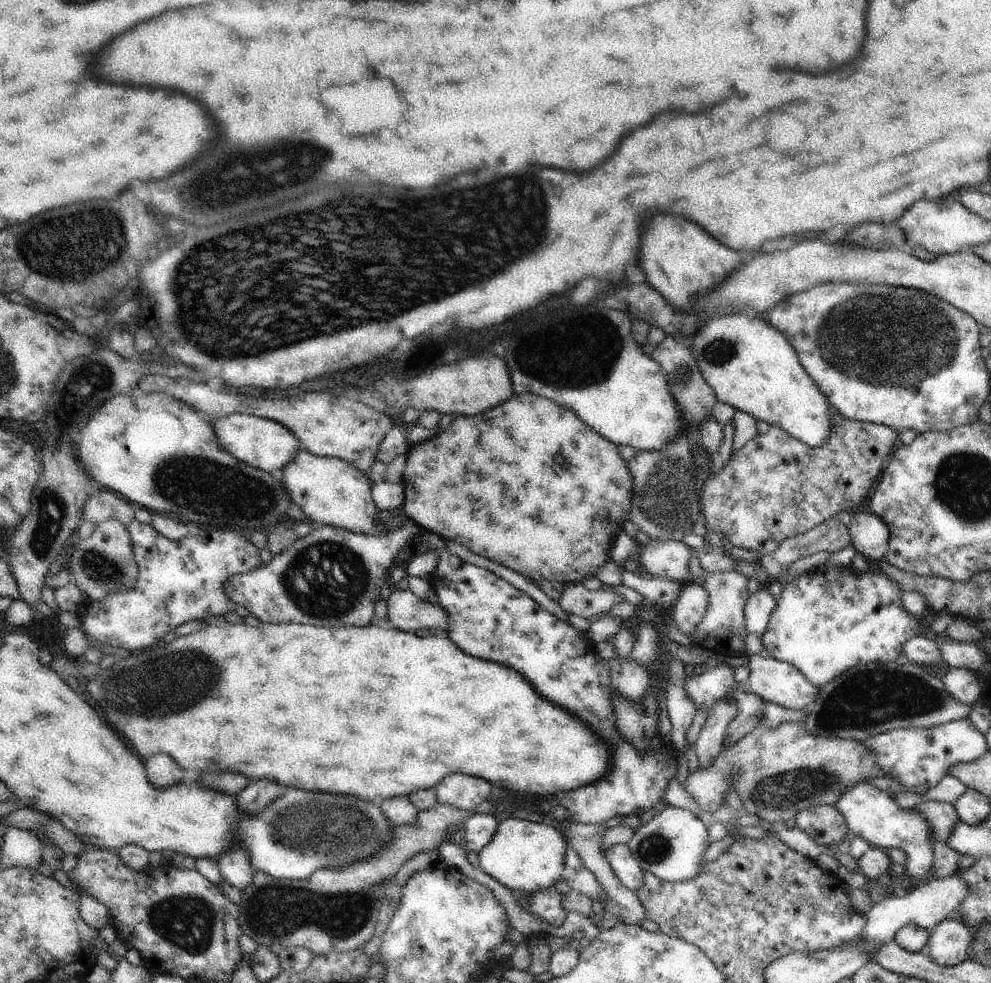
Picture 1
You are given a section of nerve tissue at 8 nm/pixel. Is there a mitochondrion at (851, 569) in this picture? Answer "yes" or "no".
no

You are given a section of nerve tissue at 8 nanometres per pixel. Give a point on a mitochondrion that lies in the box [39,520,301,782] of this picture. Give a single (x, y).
(177, 682)

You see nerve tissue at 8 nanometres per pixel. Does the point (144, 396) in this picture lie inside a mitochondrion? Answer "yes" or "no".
no

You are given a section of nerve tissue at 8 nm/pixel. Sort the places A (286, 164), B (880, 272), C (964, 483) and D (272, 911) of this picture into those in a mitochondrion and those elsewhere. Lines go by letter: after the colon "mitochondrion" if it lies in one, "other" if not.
A: mitochondrion
B: other
C: mitochondrion
D: mitochondrion

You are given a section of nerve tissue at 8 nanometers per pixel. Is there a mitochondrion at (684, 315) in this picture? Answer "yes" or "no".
no

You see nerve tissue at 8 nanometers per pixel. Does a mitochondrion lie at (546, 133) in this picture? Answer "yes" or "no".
no

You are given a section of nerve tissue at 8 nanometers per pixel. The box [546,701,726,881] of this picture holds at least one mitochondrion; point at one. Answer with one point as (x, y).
(656, 849)

